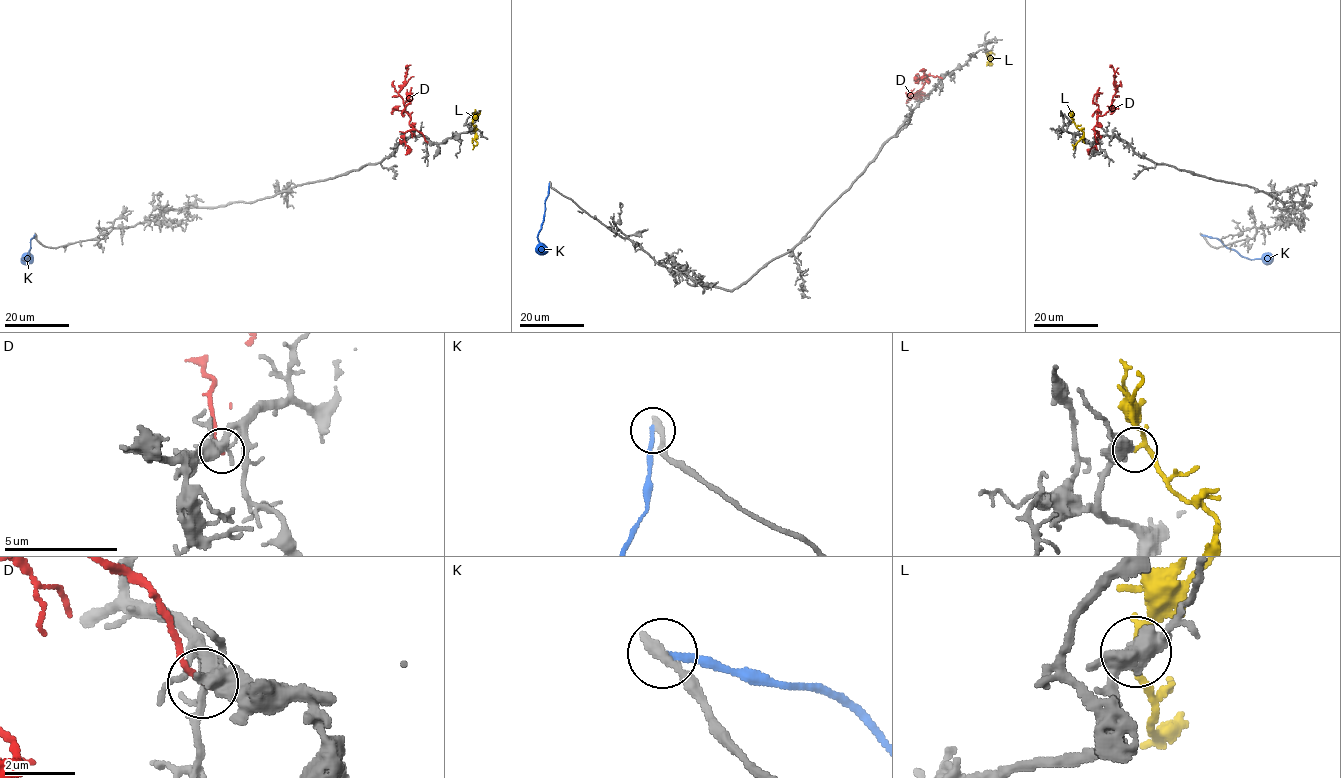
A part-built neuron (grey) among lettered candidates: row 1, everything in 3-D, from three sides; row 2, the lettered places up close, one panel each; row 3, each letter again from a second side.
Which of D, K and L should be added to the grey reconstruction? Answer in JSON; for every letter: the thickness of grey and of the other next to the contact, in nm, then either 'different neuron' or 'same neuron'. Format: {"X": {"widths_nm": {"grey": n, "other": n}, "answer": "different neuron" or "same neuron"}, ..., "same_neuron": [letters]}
{"D": {"widths_nm": {"grey": 360, "other": 180}, "answer": "different neuron"}, "K": {"widths_nm": {"grey": 380, "other": 200}, "answer": "different neuron"}, "L": {"widths_nm": {"grey": 400, "other": 190}, "answer": "different neuron"}, "same_neuron": []}

